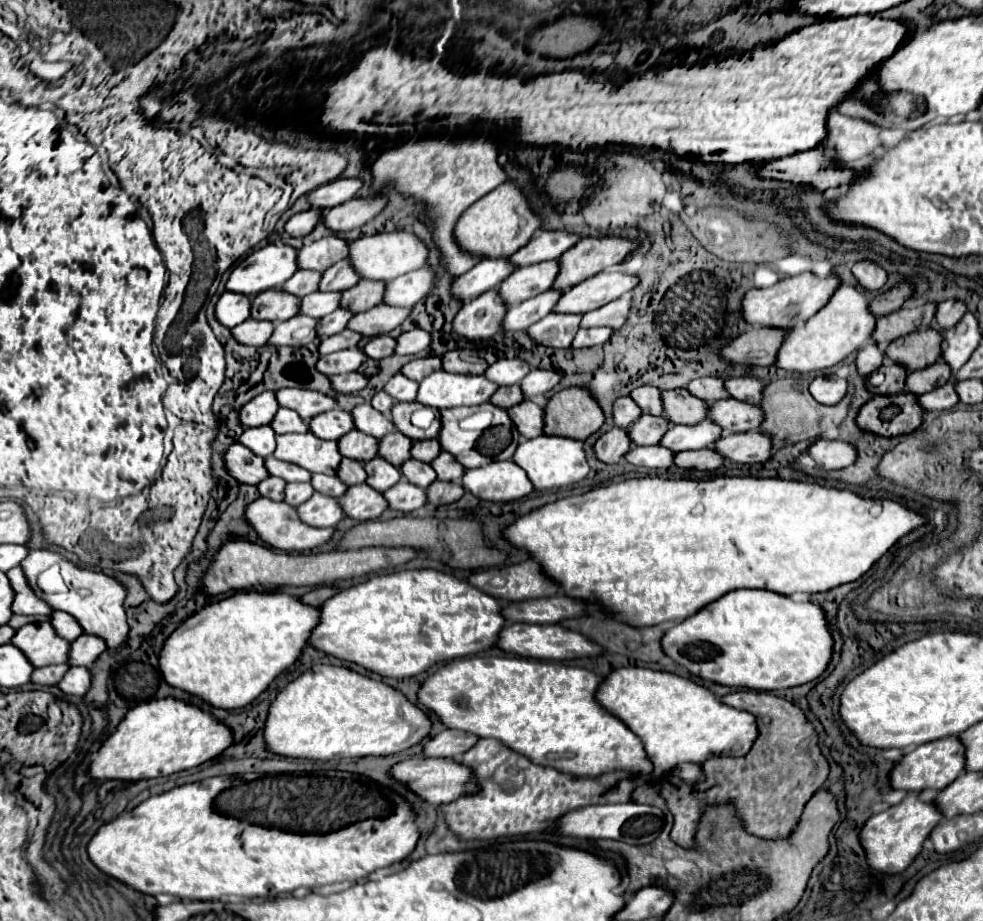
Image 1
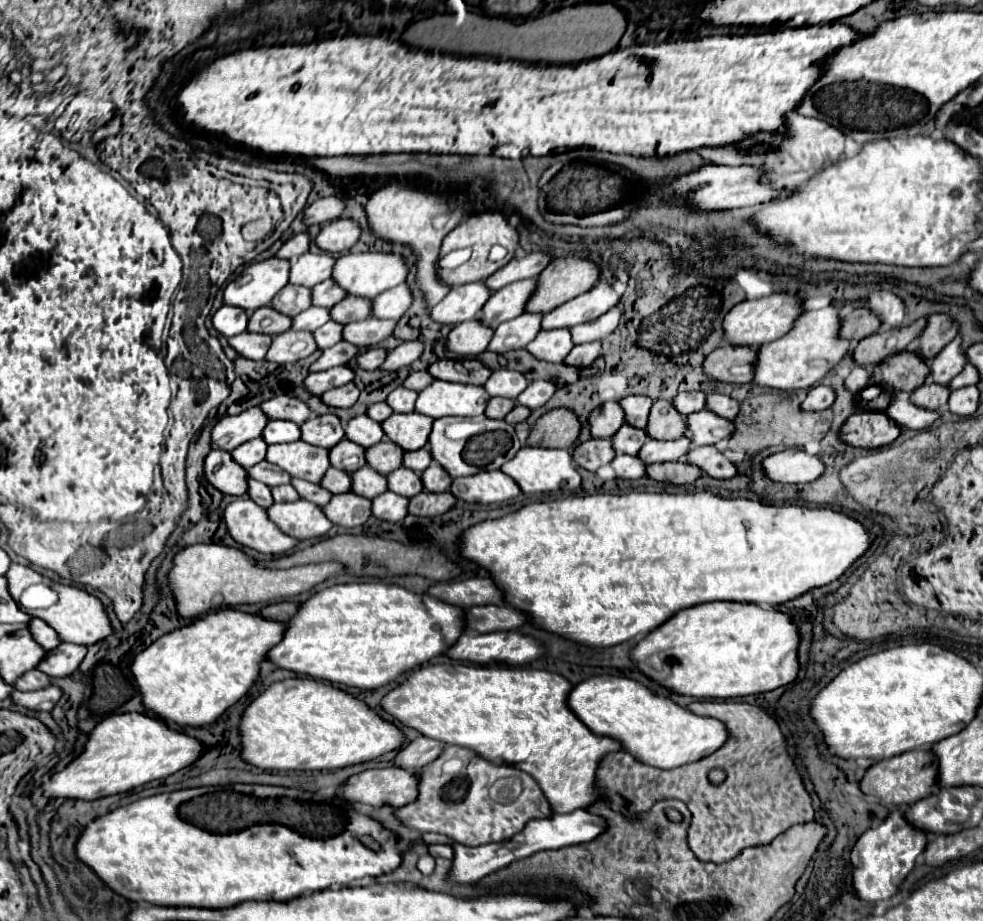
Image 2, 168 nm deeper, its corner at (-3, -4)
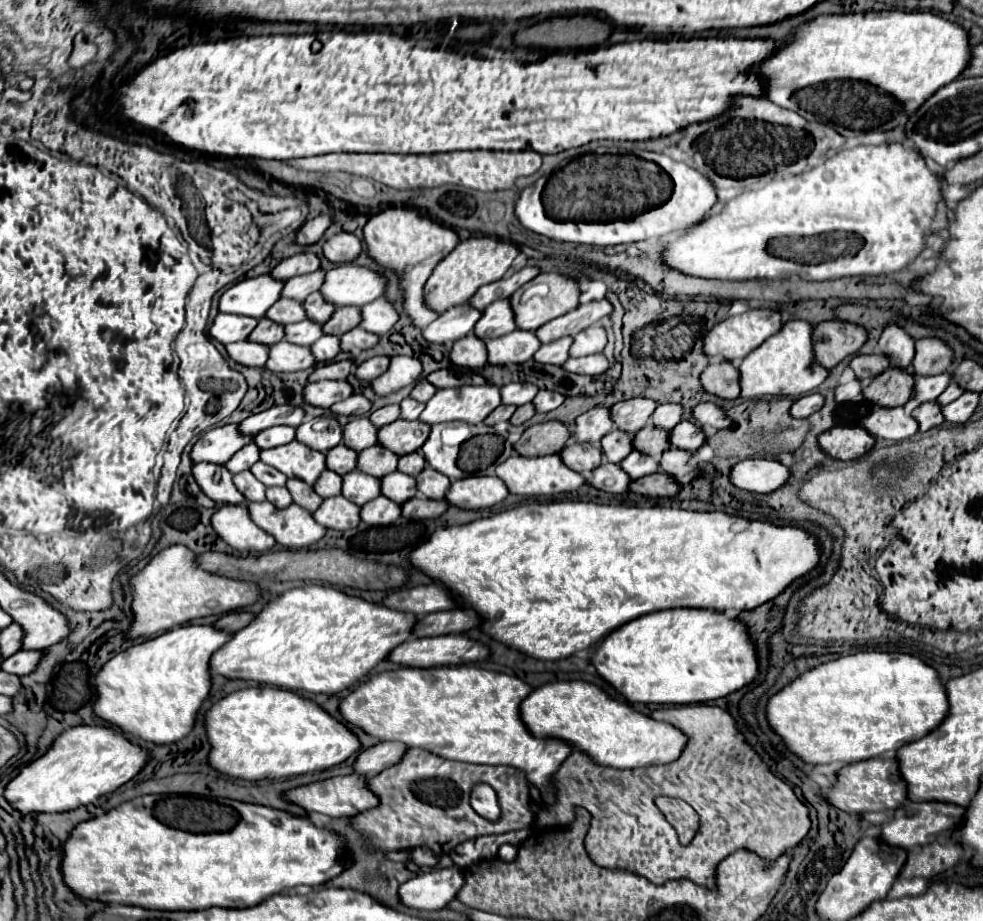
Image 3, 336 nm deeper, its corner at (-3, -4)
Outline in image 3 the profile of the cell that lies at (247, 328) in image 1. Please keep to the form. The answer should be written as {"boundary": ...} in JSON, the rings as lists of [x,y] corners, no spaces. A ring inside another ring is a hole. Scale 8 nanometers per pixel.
{"boundary":[[[238,341],[232,345],[226,345],[228,355],[246,367],[264,367],[264,363],[268,361],[268,347],[260,345],[260,343],[250,343],[250,341]]]}

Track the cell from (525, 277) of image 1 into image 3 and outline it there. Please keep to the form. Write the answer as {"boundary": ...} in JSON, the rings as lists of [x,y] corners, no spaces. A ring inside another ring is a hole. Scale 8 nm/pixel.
{"boundary":[[[500,299],[494,301],[480,317],[480,321],[474,327],[474,335],[484,339],[492,339],[492,337],[502,337],[506,333],[512,333],[516,329],[514,323],[514,313],[510,307],[508,299]]]}

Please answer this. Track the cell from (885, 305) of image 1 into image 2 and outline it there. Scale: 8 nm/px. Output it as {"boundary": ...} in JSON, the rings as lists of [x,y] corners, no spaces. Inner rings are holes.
{"boundary":[[[858,307],[858,309],[852,309],[842,319],[840,335],[850,341],[860,341],[860,339],[876,333],[880,327],[882,327],[882,321],[874,311],[870,311],[868,307]]]}

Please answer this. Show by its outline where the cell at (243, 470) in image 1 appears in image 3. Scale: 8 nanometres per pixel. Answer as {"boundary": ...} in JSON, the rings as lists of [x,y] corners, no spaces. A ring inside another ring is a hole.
{"boundary":[[[194,465],[192,475],[206,497],[220,505],[244,505],[246,499],[232,483],[232,473],[224,465]]]}

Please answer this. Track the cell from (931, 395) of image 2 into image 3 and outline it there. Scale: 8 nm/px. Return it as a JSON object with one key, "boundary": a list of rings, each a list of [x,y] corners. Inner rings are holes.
{"boundary":[[[922,403],[912,411],[912,417],[918,421],[918,431],[930,431],[934,427],[940,427],[944,423],[944,417],[940,413],[938,403]]]}

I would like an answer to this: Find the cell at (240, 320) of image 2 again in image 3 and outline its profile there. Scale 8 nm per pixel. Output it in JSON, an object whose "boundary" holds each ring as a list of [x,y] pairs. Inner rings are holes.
{"boundary":[[[218,313],[216,321],[210,329],[210,335],[222,345],[244,341],[244,339],[248,339],[248,335],[256,327],[256,323],[258,323],[258,319],[252,319],[252,317],[238,317],[238,315],[228,315],[228,313]]]}

